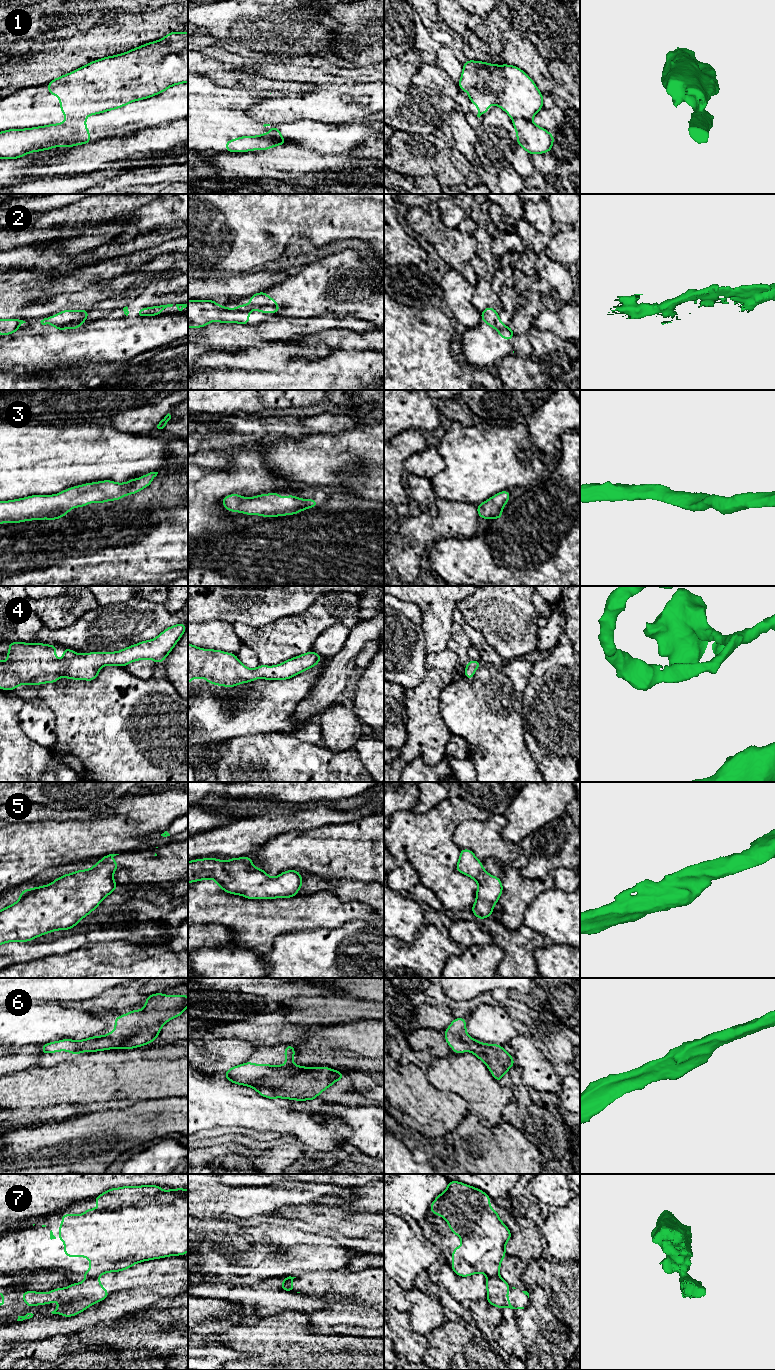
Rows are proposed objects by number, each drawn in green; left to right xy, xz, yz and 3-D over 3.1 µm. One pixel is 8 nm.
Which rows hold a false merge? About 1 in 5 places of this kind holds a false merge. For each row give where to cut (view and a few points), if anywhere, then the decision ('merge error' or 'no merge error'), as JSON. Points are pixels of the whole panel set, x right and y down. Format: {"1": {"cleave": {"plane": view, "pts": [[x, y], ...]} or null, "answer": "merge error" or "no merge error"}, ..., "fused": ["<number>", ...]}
{"1": {"cleave": {"plane": "xz", "pts": [[274, 127], [272, 135], [282, 139]]}, "answer": "merge error"}, "2": {"cleave": {"plane": "xz", "pts": [[278, 306], [261, 306], [254, 309]]}, "answer": "merge error"}, "3": {"cleave": null, "answer": "no merge error"}, "4": {"cleave": null, "answer": "no merge error"}, "5": {"cleave": null, "answer": "no merge error"}, "6": {"cleave": null, "answer": "no merge error"}, "7": {"cleave": {"plane": "xy", "pts": [[97, 1275], [87, 1277]]}, "answer": "merge error"}, "fused": ["1", "2", "7"]}

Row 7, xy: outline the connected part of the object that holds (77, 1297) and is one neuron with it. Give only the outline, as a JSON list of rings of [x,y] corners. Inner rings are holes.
[[[87,1277],[81,1283],[73,1283],[66,1288],[57,1288],[48,1293],[24,1291],[23,1301],[29,1307],[59,1301],[62,1304],[57,1306],[52,1314],[61,1314],[64,1317],[78,1315],[110,1295],[105,1287],[100,1286],[101,1282],[97,1277]]]

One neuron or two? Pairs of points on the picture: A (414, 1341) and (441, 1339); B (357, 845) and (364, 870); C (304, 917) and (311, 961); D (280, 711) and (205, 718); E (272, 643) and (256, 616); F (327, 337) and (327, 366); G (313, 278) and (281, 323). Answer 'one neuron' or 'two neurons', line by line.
A: two neurons
B: one neuron
C: two neurons
D: one neuron
E: two neurons
F: two neurons
G: two neurons

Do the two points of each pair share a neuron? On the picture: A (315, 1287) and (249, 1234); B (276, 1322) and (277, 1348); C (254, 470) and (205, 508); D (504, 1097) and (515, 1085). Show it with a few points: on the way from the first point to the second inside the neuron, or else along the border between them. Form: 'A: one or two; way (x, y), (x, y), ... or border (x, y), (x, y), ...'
A: two; border (313, 1271), (296, 1277)
B: one; way (280, 1329), (280, 1342)
C: one; way (241, 471), (215, 495)
D: two; border (509, 1087), (514, 1099)

